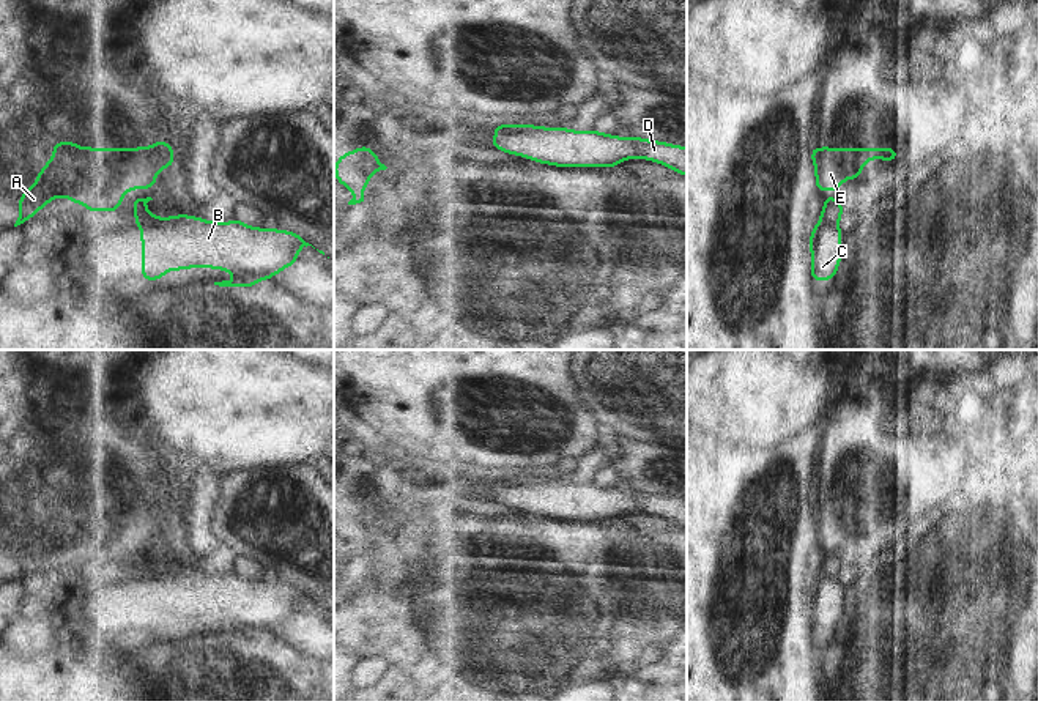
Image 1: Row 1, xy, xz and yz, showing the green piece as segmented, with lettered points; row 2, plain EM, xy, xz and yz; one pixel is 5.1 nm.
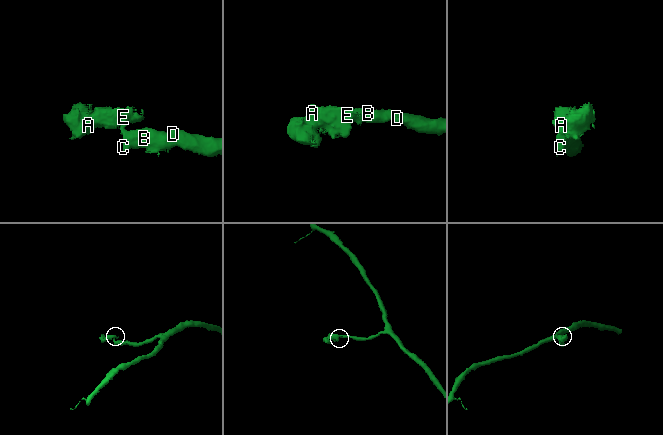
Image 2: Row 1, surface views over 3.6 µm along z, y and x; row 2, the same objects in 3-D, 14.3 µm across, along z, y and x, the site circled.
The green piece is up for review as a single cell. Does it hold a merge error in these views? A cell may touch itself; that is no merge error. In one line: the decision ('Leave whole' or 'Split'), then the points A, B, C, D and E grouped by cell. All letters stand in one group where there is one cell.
Split. Groups: A E / B C D.

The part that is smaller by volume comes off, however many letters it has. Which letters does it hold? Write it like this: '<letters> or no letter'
A, E

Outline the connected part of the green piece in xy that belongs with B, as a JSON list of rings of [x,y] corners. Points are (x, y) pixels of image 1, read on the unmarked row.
[[[186,567],[158,570],[154,578],[142,580],[142,632],[159,633],[170,622],[213,619],[238,625],[236,632],[214,638],[254,640],[296,616],[302,599],[312,597],[298,586],[252,581],[238,572],[214,577]]]

